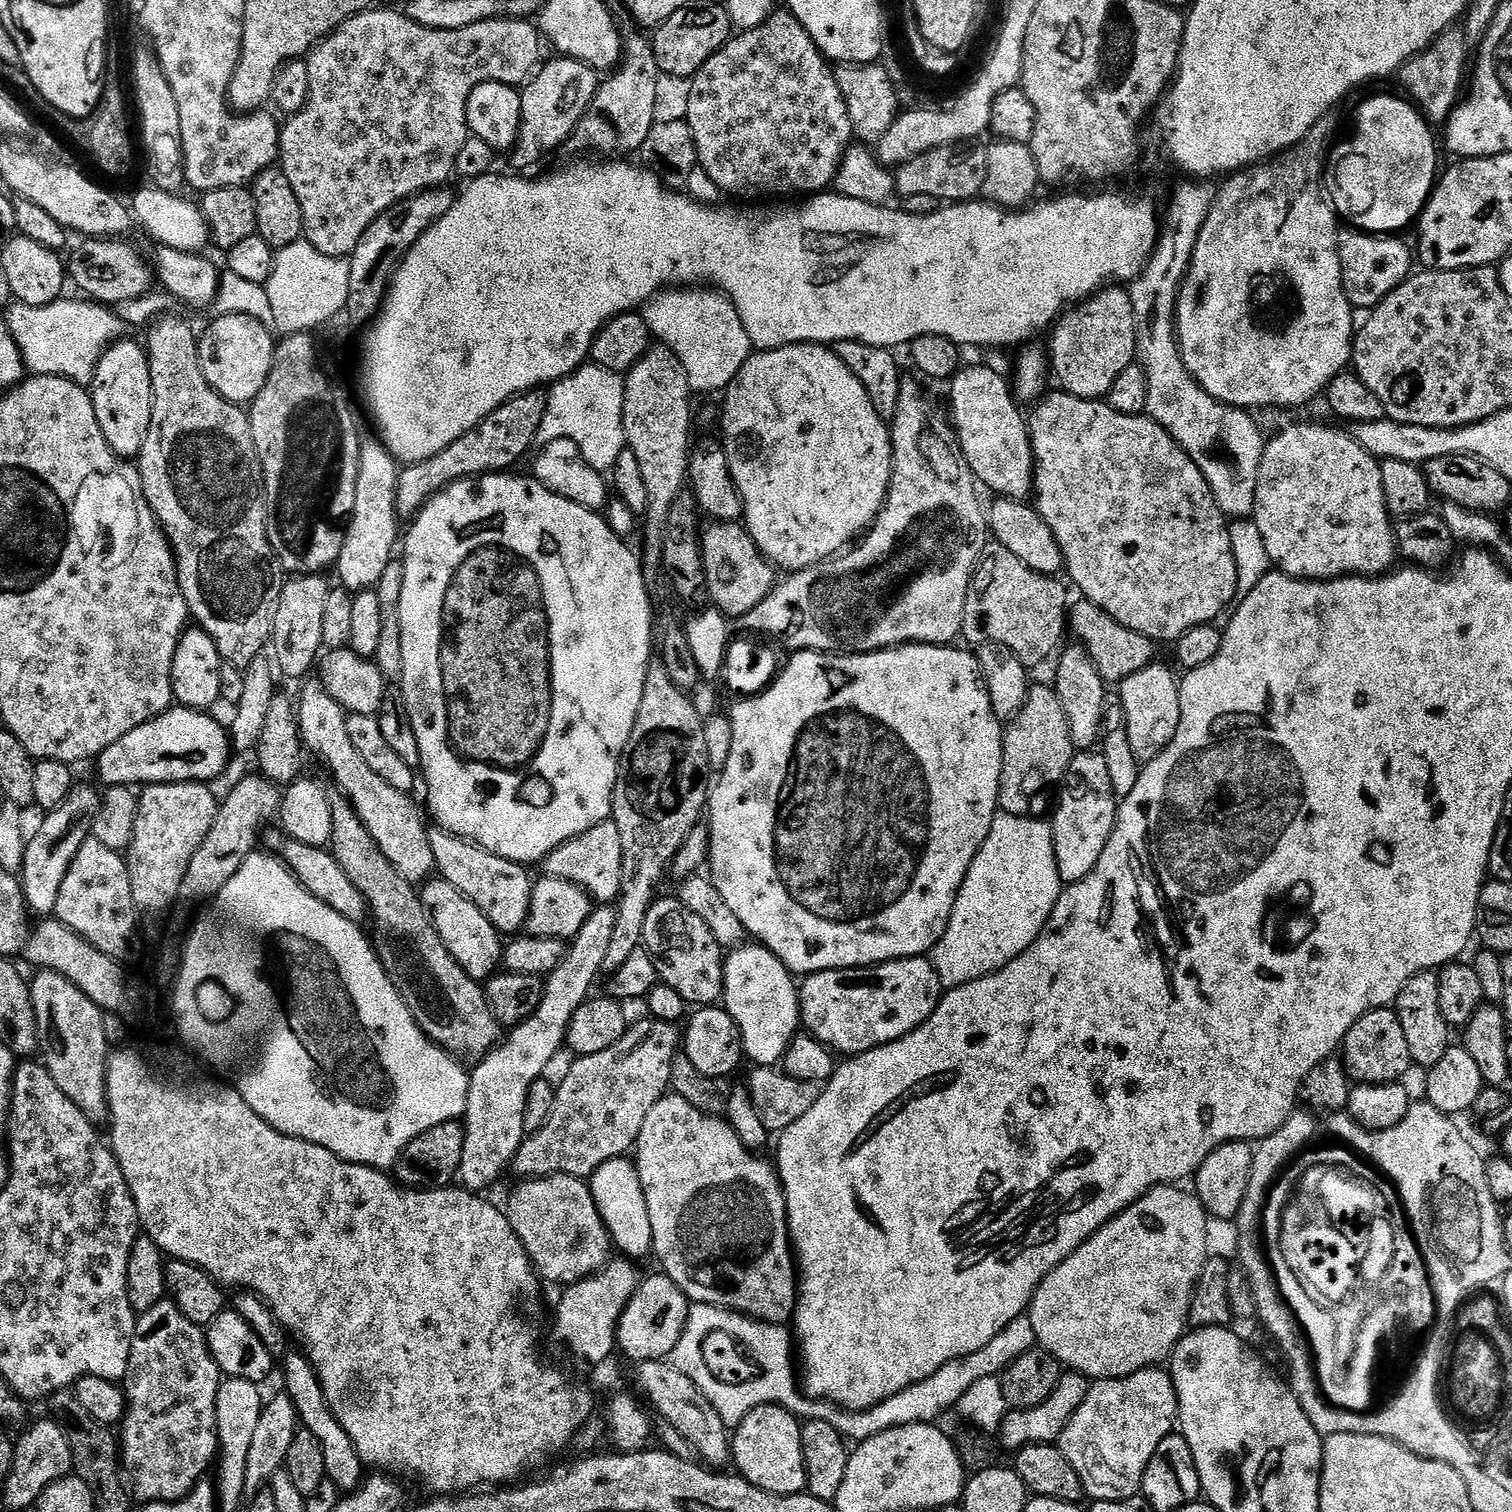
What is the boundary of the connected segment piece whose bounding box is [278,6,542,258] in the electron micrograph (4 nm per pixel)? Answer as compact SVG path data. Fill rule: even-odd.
M376 6L371 10L359 12L358 15L351 16L345 24L338 25L331 34L308 53L306 59L310 70L310 94L306 98L306 106L302 106L302 110L291 113L285 119L288 121L283 121L280 130L278 167L284 171L286 178L290 178L290 186L298 198L298 206L302 206L303 239L312 243L316 251L322 254L351 257L362 234L366 234L374 218L390 210L390 206L411 196L417 196L427 188L447 185L448 179L453 179L456 170L458 150L462 150L470 134L466 122L466 102L470 98L470 90L474 90L474 86L482 82L491 80L513 86L523 85L537 71L541 63L540 44L542 45L540 29L531 19L502 15L497 16L494 20L474 22L472 26L462 26L462 30L430 30L426 26L418 26L418 22L404 15L403 11Z

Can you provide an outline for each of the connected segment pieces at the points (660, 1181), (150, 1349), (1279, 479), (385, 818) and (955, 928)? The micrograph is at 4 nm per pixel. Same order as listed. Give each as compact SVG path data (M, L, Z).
M665 1094L661 1100L654 1102L646 1122L642 1122L642 1134L638 1134L634 1149L634 1163L642 1190L646 1194L646 1210L650 1210L650 1230L652 1231L652 1252L660 1259L663 1275L669 1276L681 1290L688 1295L689 1301L700 1306L719 1306L721 1309L733 1308L736 1312L745 1312L745 1317L762 1320L766 1324L787 1325L795 1317L798 1299L798 1264L794 1259L788 1235L788 1203L784 1200L784 1189L780 1183L777 1169L763 1160L763 1155L748 1148L734 1134L727 1119L716 1114L709 1114L690 1106L686 1098L675 1094Z
M165 1298L162 1302L158 1302L158 1306L154 1306L150 1310L146 1310L137 1315L134 1338L130 1346L130 1362L128 1363L128 1369L122 1381L124 1393L128 1396L128 1413L125 1414L118 1428L118 1443L121 1447L120 1463L122 1465L124 1479L127 1487L130 1489L133 1501L139 1502L141 1505L173 1504L179 1500L185 1500L185 1498L194 1491L197 1484L205 1479L204 1471L206 1471L208 1467L210 1467L209 1469L213 1467L220 1450L217 1403L221 1383L222 1373L220 1367L216 1365L214 1358L210 1354L210 1346L208 1345L208 1337L205 1329L199 1324L190 1322L190 1318L186 1318L186 1314L182 1314L182 1310L178 1310L178 1306L171 1298Z
M1292 424L1284 428L1276 437L1269 439L1264 445L1260 480L1256 484L1256 511L1254 519L1258 530L1262 530L1262 538L1266 538L1266 551L1270 553L1273 565L1285 572L1293 580L1336 580L1340 576L1382 576L1397 563L1398 545L1394 531L1393 517L1388 515L1388 507L1382 494L1381 461L1371 456L1347 431L1331 428L1328 424Z
M309 679L304 686L300 700L298 699L298 719L305 749L324 760L325 766L332 771L332 776L340 787L337 789L351 800L358 818L362 818L366 830L370 830L370 838L378 842L390 866L398 870L406 883L423 885L436 872L434 850L430 850L428 837L430 828L429 825L424 825L425 813L422 808L420 813L419 806L412 801L413 797L409 793L394 790L390 782L378 778L378 774L374 774L374 770L366 766L365 760L358 755L354 742L350 742L350 734L346 730L349 713L344 711L341 704L334 702L334 698L330 698L319 679Z
M1000 812L990 826L990 834L986 834L986 842L982 842L974 862L970 862L970 870L958 890L958 898L954 902L946 930L930 953L934 970L945 989L969 984L1002 970L1027 948L1031 948L1047 926L1060 897L1062 885L1054 854L1052 825L1047 819L1036 819Z

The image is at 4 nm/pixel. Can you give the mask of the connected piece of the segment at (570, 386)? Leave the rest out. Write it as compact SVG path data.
M588 362L566 378L557 380L547 393L546 414L536 435L536 444L569 440L580 451L577 452L579 459L594 470L611 473L618 454L622 454L628 443L624 433L624 376Z

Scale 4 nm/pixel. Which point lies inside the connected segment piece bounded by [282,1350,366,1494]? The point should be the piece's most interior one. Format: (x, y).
(345, 1470)

